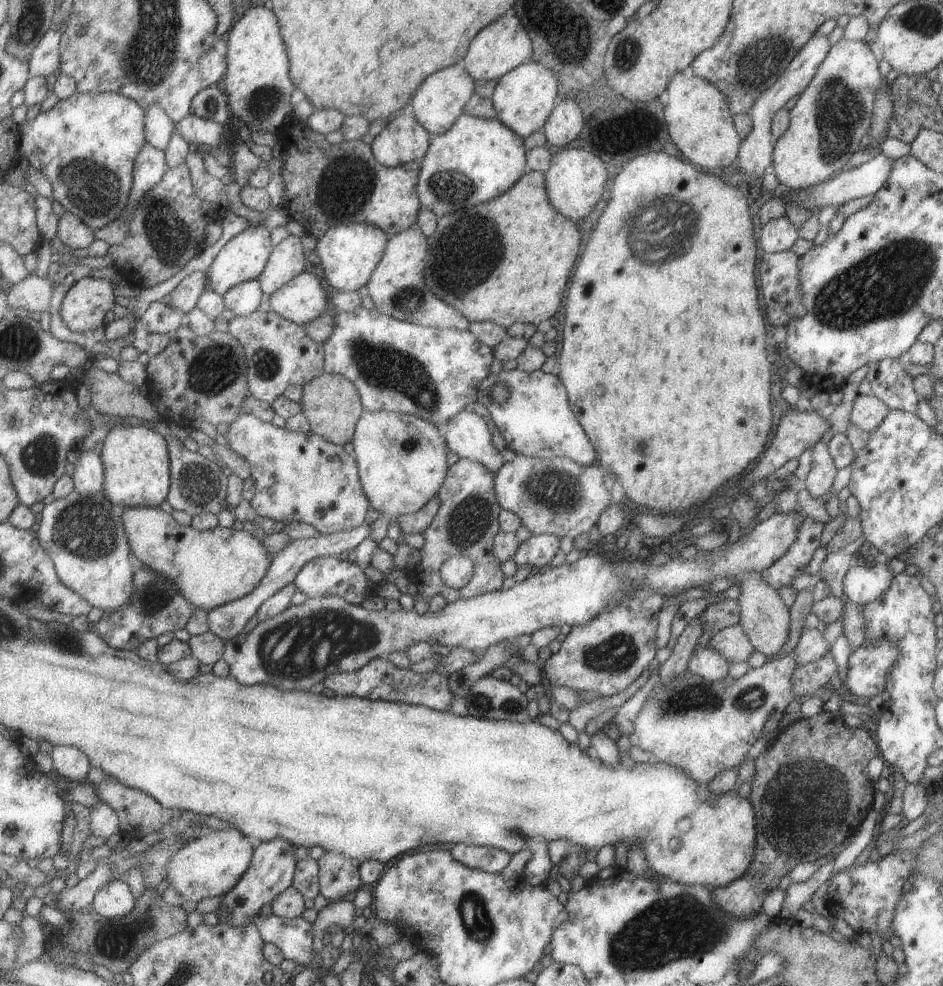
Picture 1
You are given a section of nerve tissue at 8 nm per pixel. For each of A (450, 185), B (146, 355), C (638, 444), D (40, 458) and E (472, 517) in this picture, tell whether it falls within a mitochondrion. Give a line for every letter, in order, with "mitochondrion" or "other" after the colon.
A: mitochondrion
B: other
C: mitochondrion
D: mitochondrion
E: mitochondrion

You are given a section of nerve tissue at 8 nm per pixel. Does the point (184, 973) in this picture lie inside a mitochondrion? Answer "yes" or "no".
yes

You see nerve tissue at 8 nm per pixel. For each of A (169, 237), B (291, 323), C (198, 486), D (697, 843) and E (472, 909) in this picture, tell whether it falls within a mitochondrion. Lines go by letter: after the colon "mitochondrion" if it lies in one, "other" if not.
A: mitochondrion
B: other
C: mitochondrion
D: other
E: mitochondrion

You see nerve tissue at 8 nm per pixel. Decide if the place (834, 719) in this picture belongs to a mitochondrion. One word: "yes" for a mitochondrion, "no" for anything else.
no

